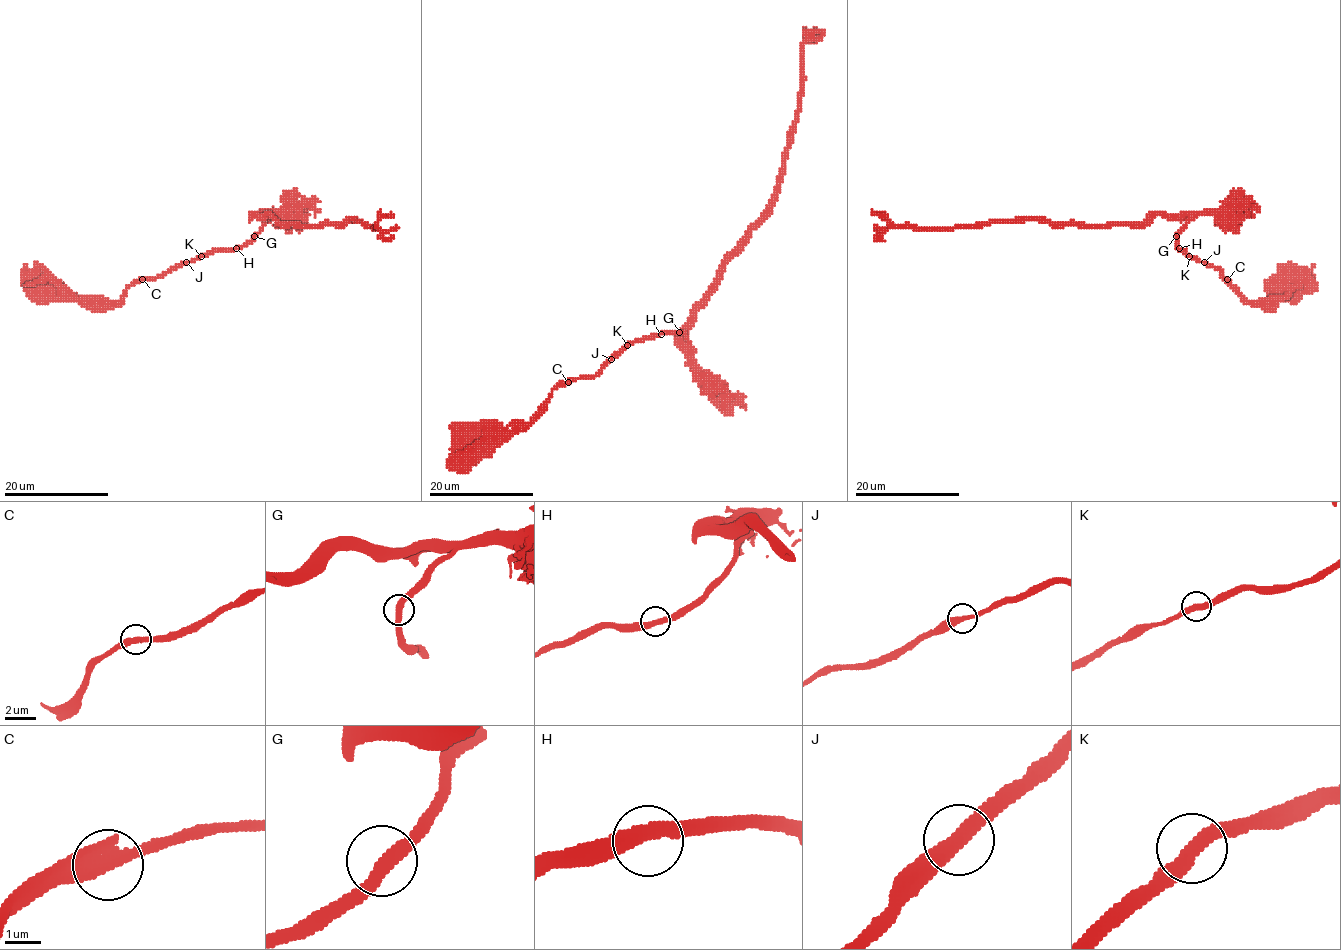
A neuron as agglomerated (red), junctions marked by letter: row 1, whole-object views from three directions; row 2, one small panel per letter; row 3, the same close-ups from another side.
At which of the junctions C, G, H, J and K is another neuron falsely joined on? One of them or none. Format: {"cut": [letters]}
{"cut": []}

